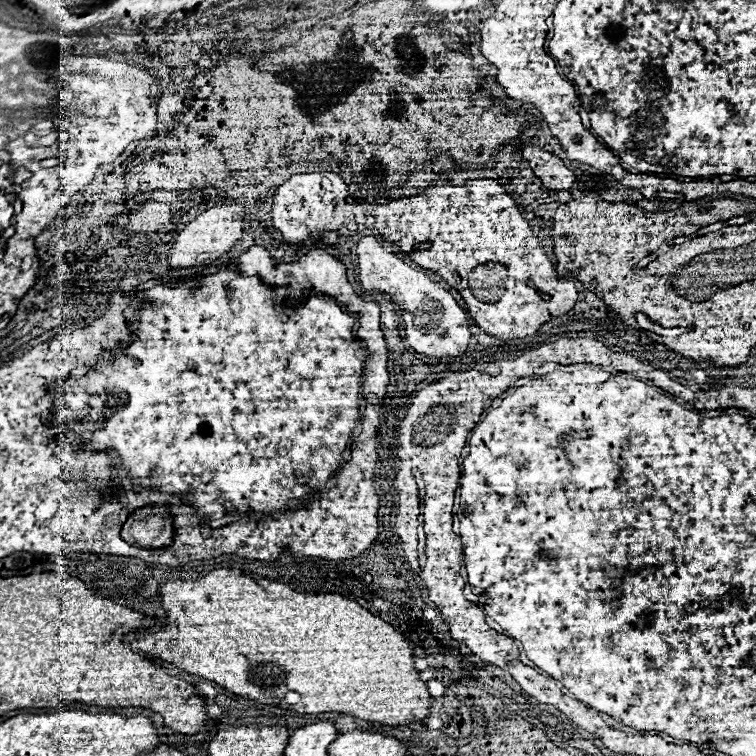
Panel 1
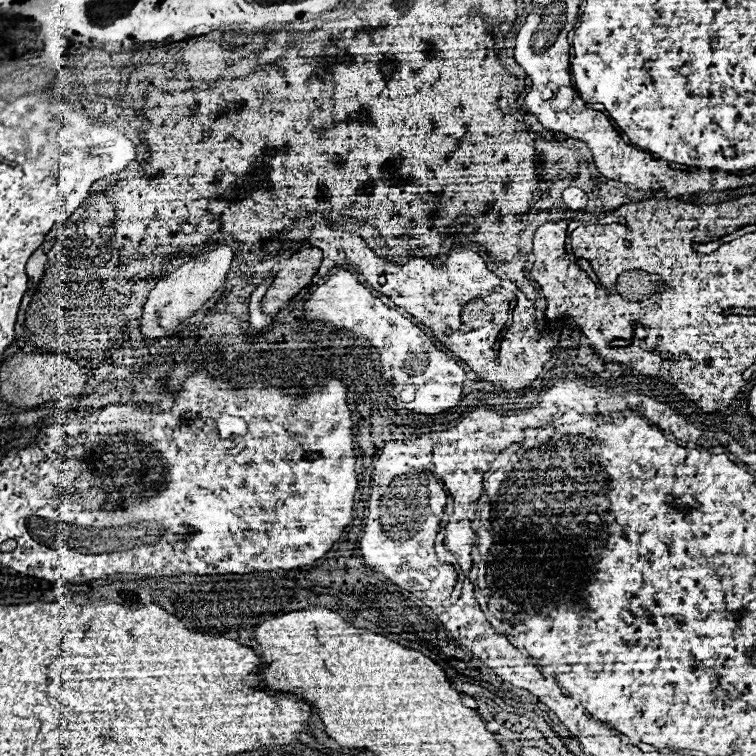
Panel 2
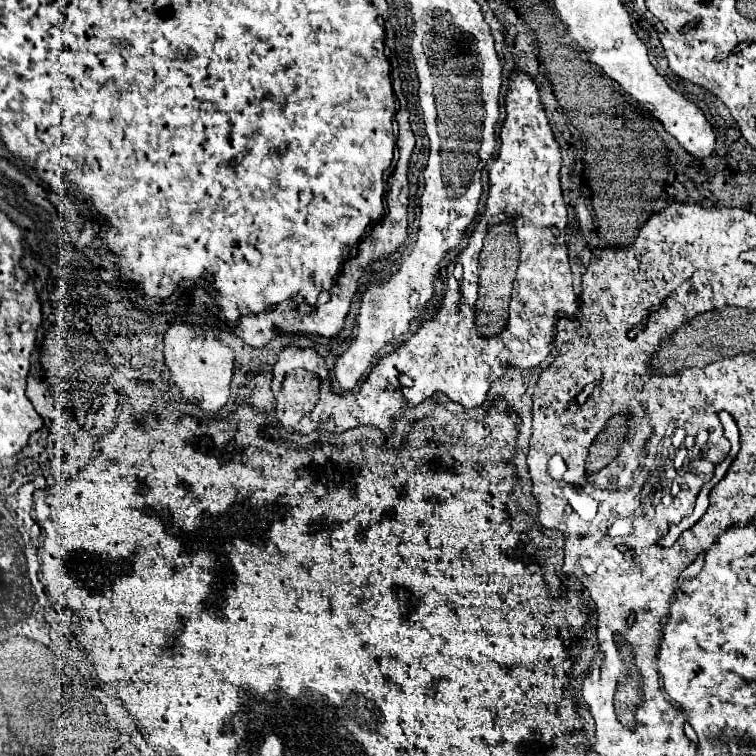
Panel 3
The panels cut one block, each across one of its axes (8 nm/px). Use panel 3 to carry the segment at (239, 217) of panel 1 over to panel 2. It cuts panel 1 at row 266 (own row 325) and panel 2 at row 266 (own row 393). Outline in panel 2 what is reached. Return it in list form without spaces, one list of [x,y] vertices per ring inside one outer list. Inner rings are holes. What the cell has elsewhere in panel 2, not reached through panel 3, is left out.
[[[218,244],[216,248],[208,248],[206,252],[196,254],[194,258],[186,260],[178,270],[156,280],[142,306],[142,318],[140,318],[142,338],[158,340],[158,338],[174,336],[176,326],[184,318],[200,310],[208,302],[208,298],[224,284],[228,268],[230,268],[230,258],[232,258],[232,248],[226,244]]]

